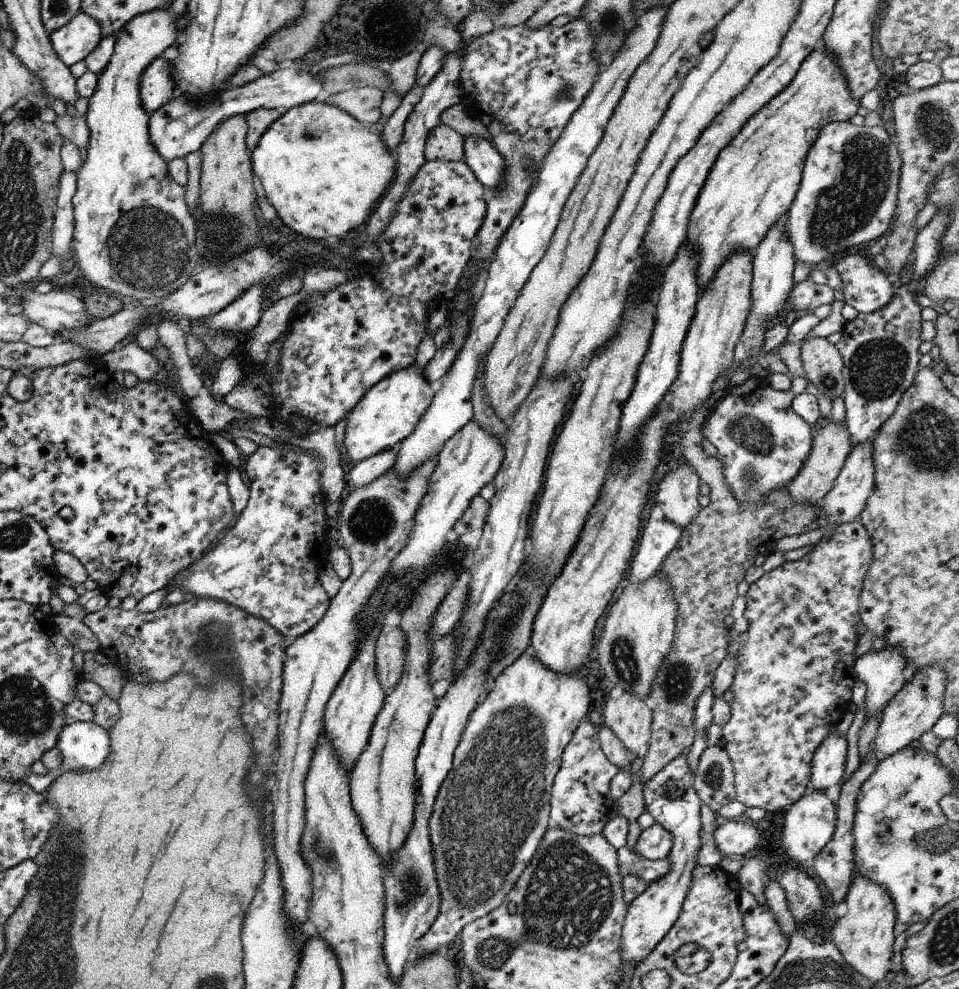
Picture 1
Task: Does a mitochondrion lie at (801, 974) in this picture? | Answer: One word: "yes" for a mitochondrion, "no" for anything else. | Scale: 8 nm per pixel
yes

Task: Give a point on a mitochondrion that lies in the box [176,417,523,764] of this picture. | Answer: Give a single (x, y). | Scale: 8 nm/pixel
(212, 645)

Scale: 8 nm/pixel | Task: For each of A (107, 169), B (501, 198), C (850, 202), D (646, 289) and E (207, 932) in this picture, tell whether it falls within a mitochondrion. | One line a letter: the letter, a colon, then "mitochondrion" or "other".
A: other
B: mitochondrion
C: mitochondrion
D: other
E: other

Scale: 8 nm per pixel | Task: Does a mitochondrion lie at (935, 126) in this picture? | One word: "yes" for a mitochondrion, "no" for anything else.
yes

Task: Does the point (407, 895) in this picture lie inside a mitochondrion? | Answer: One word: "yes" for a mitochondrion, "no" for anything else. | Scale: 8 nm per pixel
yes

